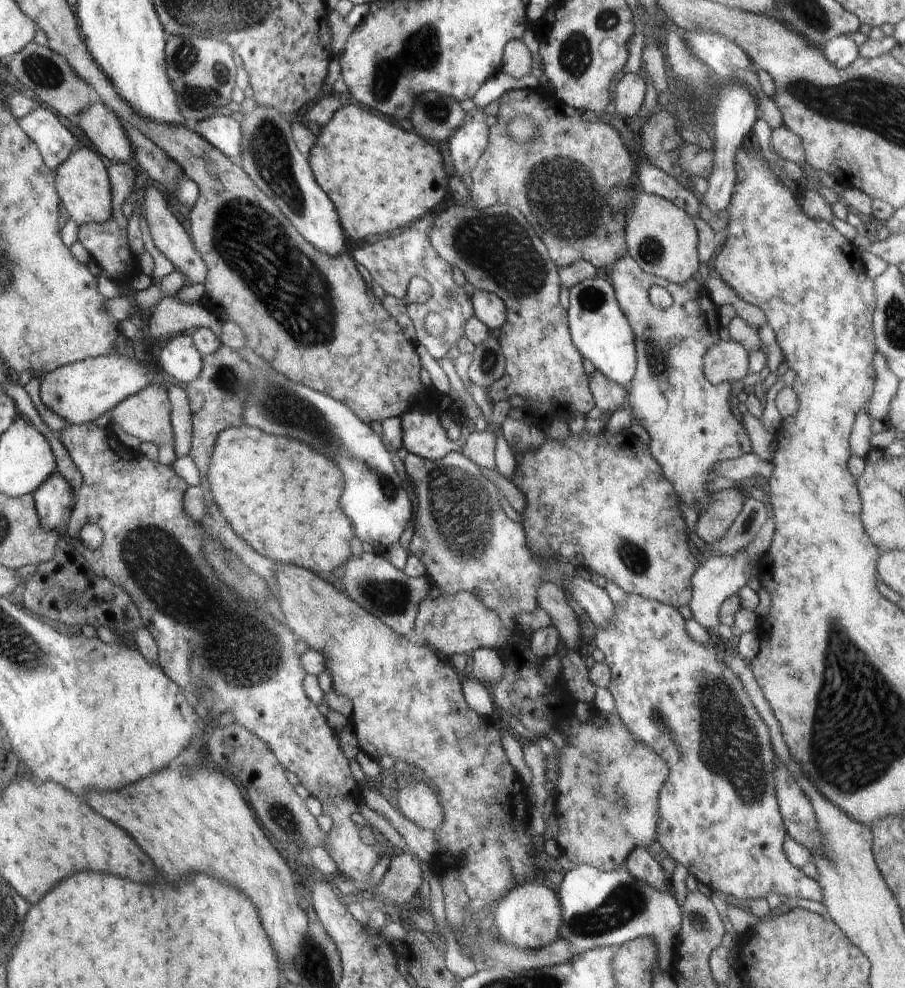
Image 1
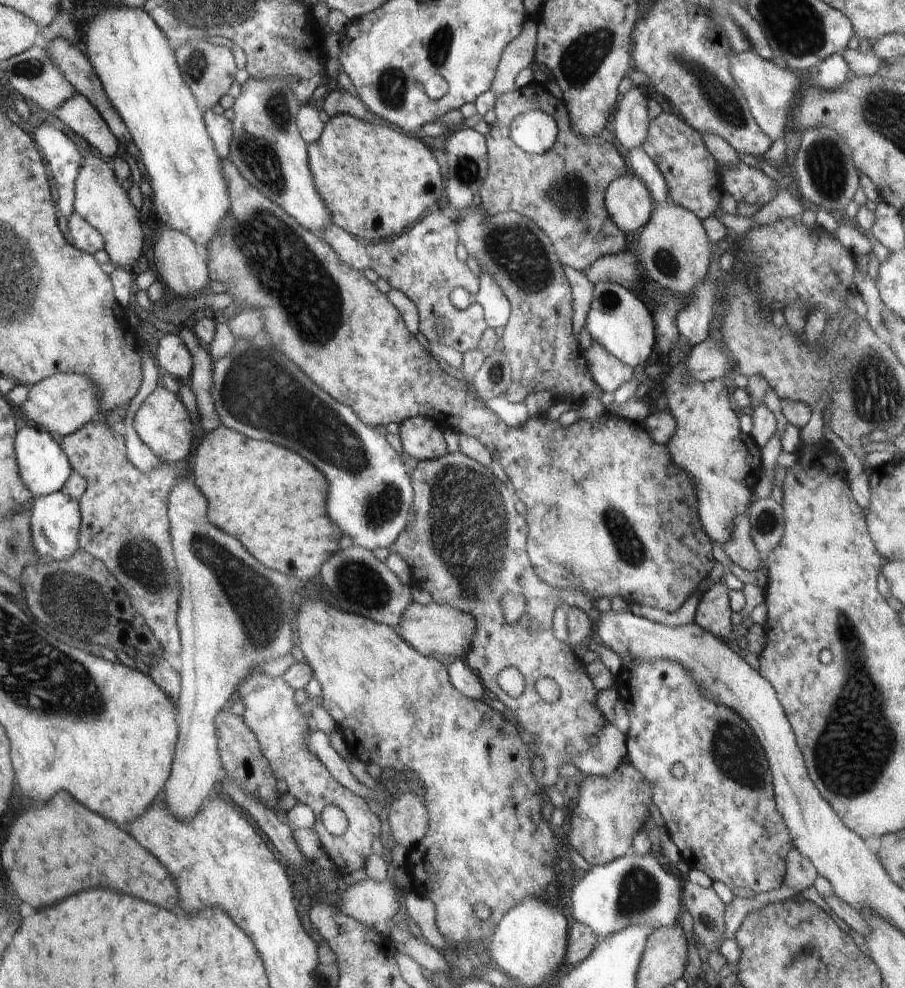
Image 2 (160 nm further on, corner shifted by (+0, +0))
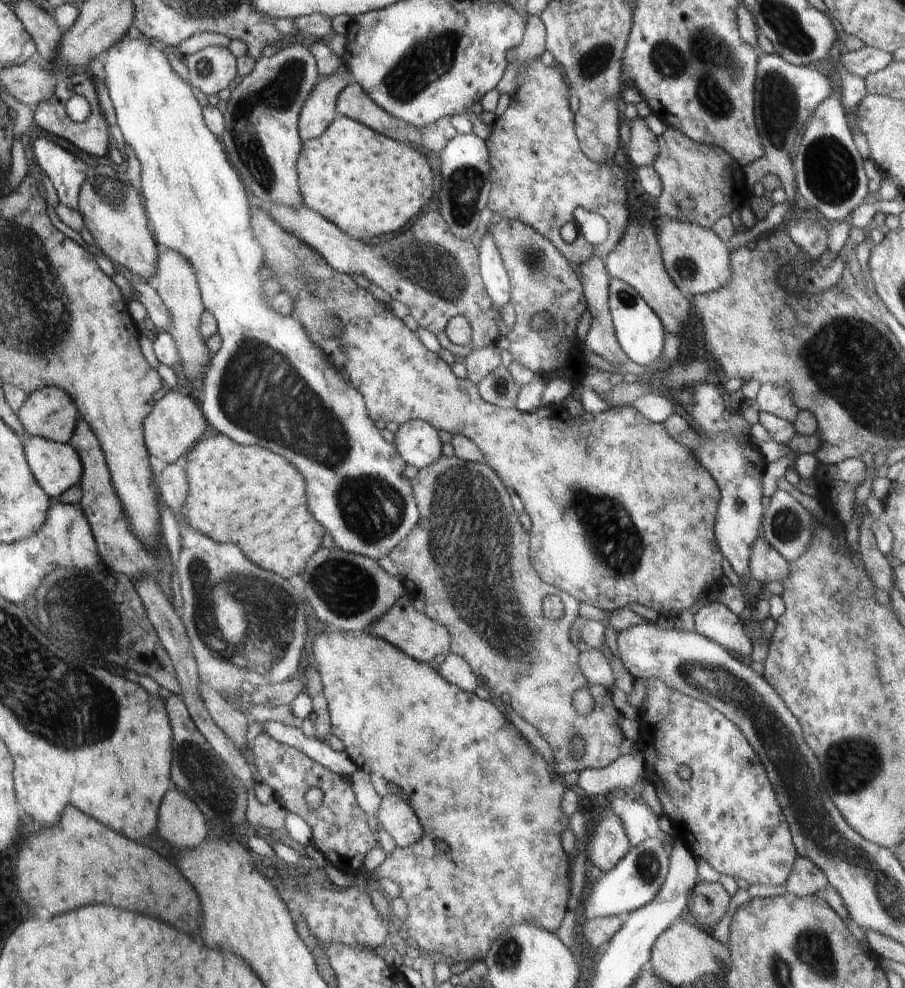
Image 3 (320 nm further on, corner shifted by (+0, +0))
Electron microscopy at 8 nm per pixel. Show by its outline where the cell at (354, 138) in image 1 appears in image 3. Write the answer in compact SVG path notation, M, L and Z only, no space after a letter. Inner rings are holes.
M336 118L320 138L306 140L302 144L296 168L304 204L356 240L370 240L376 236L398 232L426 206L434 188L430 164L416 148L376 134L374 130L350 118Z

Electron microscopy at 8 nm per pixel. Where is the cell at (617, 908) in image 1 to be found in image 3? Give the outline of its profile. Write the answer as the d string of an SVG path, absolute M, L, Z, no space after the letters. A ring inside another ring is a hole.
M657 836L649 837L639 845L633 846L626 856L599 880L589 882L590 898L586 896L586 918L620 916L625 917L632 911L648 904L662 888L669 869L669 853Z

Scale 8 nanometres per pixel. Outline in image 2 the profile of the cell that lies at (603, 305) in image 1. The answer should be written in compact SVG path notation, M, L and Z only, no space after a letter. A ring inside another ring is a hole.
M600 281L594 285L594 300L585 322L594 341L598 341L618 360L632 368L648 362L655 352L657 336L651 308L632 292L618 283Z

